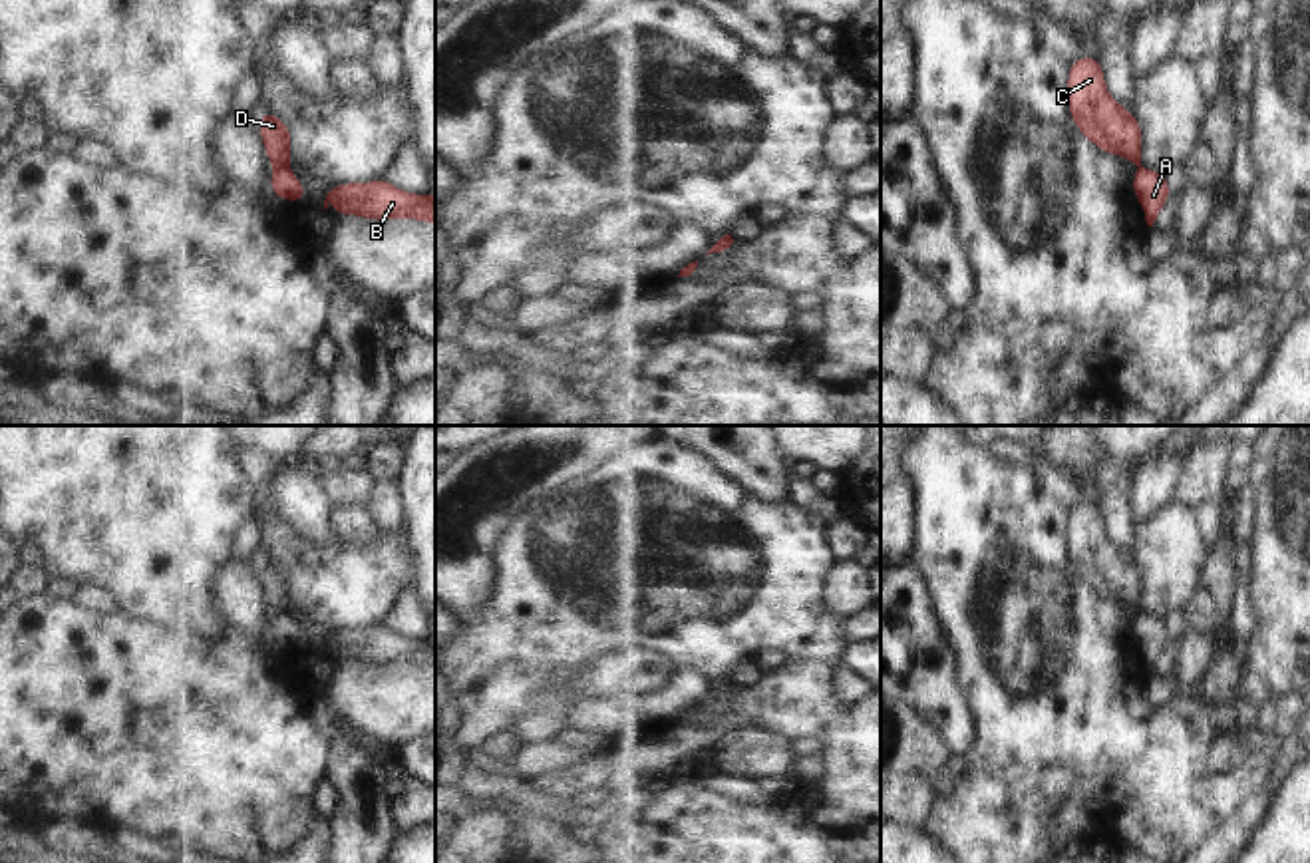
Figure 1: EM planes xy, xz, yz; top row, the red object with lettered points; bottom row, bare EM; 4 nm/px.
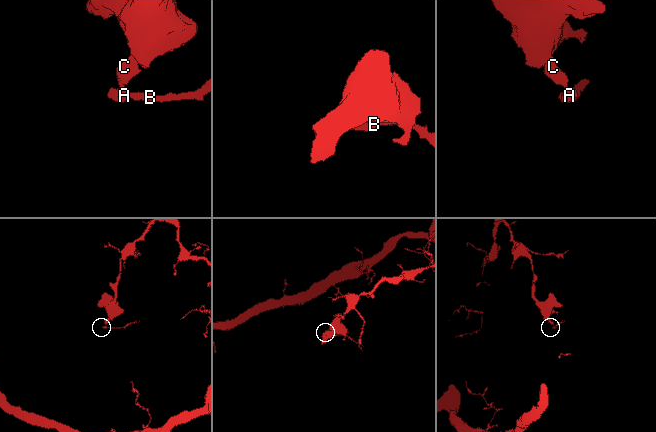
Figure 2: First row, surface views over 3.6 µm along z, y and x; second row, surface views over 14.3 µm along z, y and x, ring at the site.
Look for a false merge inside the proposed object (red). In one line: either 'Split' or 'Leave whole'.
Split

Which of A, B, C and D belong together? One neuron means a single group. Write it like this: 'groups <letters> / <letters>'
groups A B / C D

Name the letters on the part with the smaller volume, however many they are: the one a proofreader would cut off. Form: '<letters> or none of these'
A, B

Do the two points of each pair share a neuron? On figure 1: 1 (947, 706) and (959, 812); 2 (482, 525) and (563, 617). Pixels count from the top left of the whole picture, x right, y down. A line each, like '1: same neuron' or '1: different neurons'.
1: different neurons
2: different neurons

